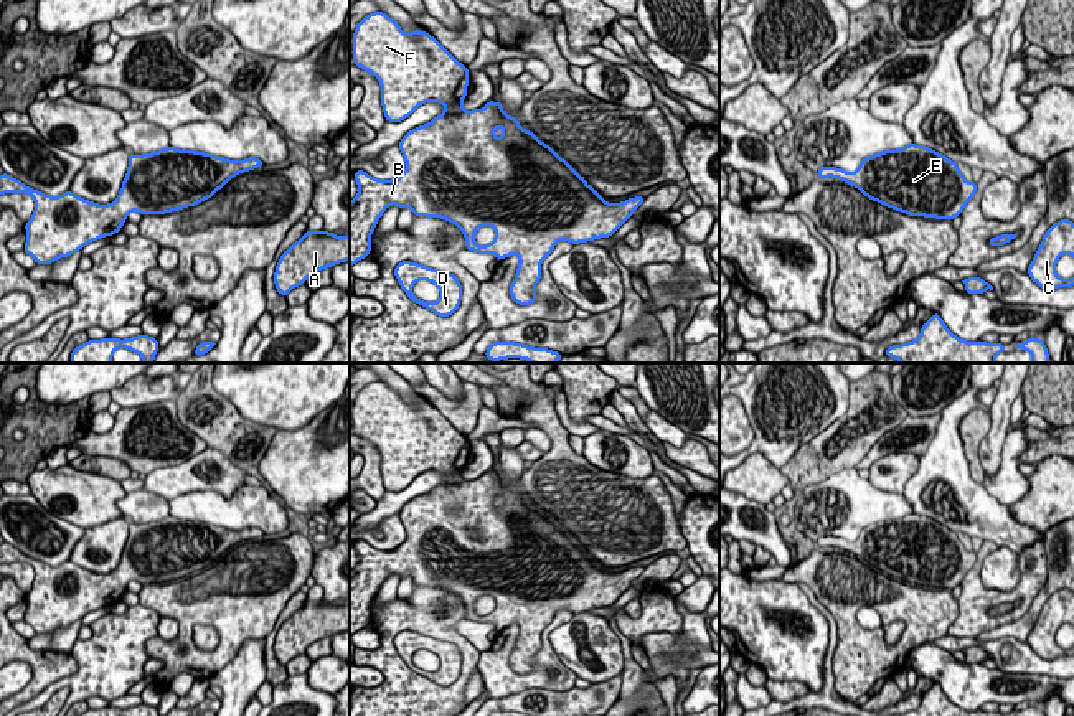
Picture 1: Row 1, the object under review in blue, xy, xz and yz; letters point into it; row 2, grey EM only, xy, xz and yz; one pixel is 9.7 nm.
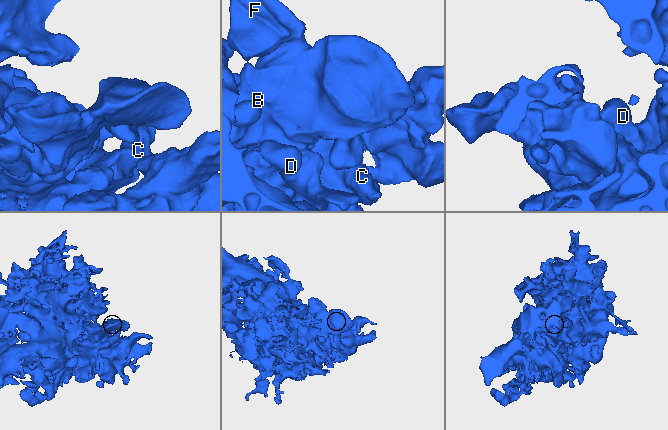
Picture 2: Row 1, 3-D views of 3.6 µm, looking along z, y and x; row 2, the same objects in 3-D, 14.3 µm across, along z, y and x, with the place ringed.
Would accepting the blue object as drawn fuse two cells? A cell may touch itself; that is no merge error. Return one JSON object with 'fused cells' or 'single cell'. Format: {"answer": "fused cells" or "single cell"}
{"answer": "single cell"}

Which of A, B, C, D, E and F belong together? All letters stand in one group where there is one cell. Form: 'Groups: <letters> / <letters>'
Groups: A B C D E F

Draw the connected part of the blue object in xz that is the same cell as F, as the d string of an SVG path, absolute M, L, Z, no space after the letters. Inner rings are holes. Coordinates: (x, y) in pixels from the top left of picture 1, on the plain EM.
M370 383L353 403L353 431L378 447L388 492L404 490L429 470L440 472L445 478L399 510L406 530L403 544L376 549L363 539L355 541L360 561L350 571L350 637L368 627L373 599L384 579L398 574L399 579L411 577L414 586L442 587L455 594L464 602L469 620L495 624L498 630L516 624L520 634L510 665L520 675L531 675L538 668L535 655L541 650L541 632L558 610L579 614L610 607L645 571L643 566L635 566L607 572L549 515L505 483L500 470L490 469L483 478L465 480L462 472L470 442L427 401L404 403L386 383ZM482 596L495 599L495 609L487 615L475 612L475 602Z

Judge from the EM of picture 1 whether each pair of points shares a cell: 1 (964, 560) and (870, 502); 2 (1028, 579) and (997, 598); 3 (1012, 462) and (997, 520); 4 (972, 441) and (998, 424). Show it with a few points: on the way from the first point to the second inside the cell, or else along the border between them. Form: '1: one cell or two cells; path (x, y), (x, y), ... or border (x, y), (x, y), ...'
1: two cells; border (913, 512), (873, 522), (860, 533)
2: one cell; path (1022, 588), (1012, 598), (1005, 598)
3: two cells; border (982, 485), (1007, 507)
4: two cells; border (990, 414), (990, 429), (979, 449), (982, 469)

